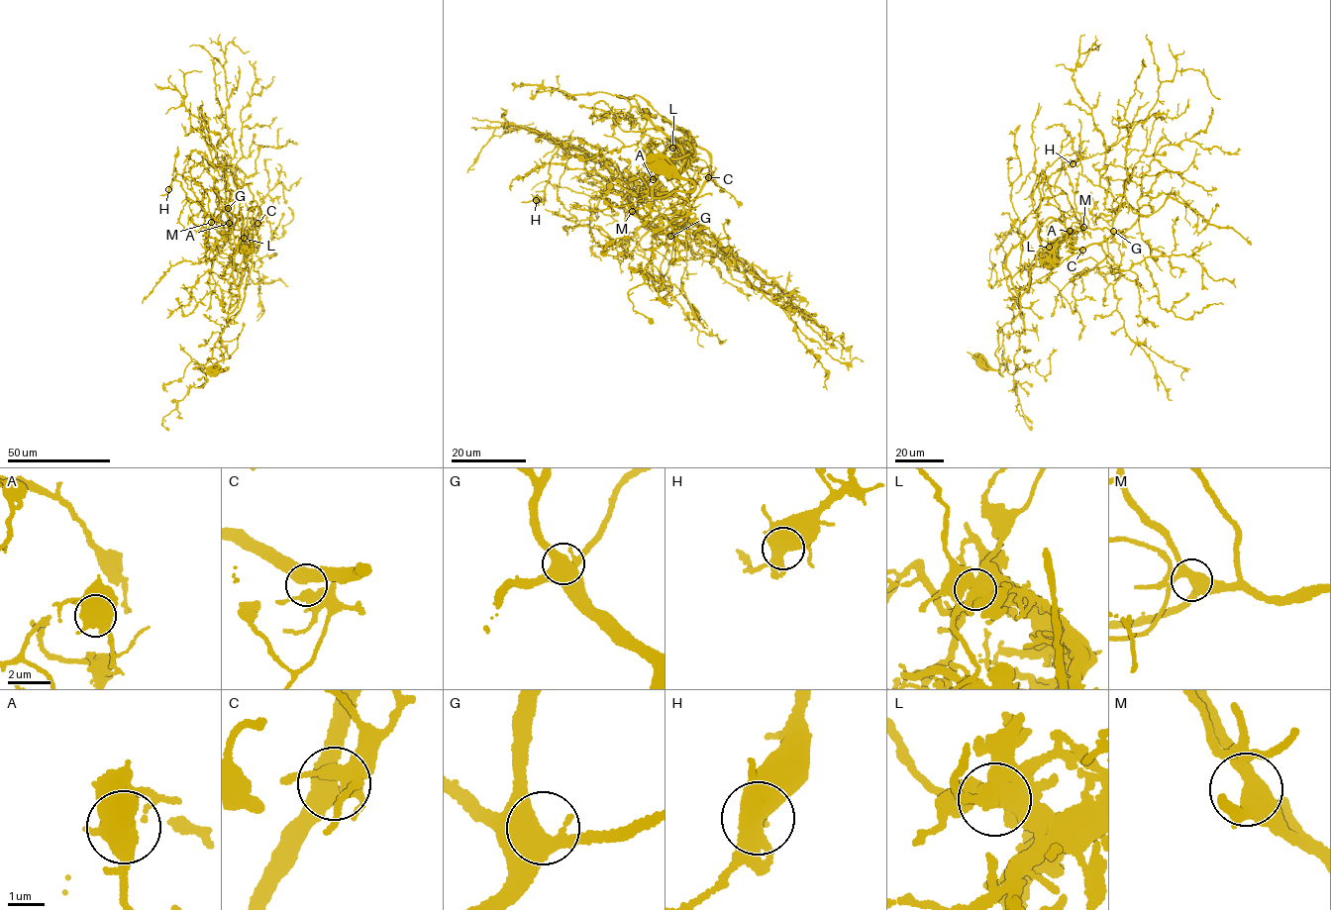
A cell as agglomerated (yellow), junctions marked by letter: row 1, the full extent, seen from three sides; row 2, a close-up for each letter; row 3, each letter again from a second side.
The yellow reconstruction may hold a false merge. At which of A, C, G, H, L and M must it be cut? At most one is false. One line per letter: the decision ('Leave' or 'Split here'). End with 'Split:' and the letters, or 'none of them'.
A: Leave
C: Leave
G: Leave
H: Leave
L: Split here
M: Leave
Split: L

